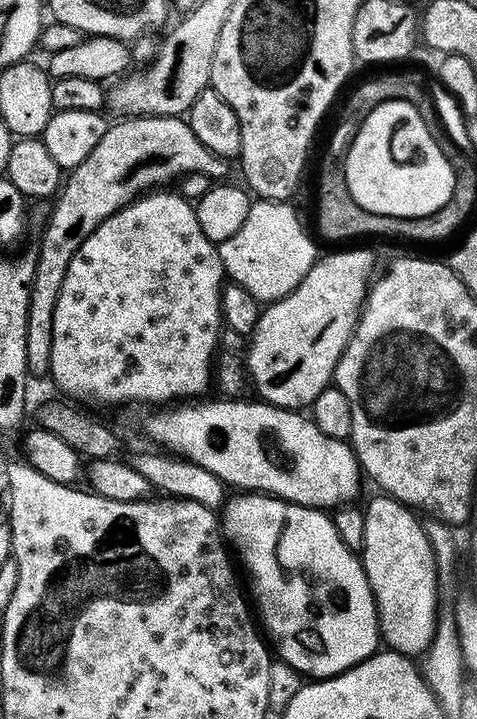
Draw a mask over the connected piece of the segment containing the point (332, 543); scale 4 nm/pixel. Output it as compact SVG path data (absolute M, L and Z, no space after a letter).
M267 494L233 496L236 497L233 500L231 497L222 508L222 531L238 560L240 555L252 579L250 596L258 616L260 611L263 631L274 645L275 655L305 677L327 678L361 664L376 653L382 644L376 599L370 590L361 557L340 541L338 530L334 530L332 525L331 515L319 508L289 504L286 500Z

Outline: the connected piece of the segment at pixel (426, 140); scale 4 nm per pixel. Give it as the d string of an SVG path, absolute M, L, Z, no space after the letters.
M405 100L382 102L365 118L358 134L352 139L352 145L348 147L348 155L344 157L344 173L350 194L354 202L362 206L362 210L411 220L434 214L434 210L446 206L456 181L456 175L446 154L442 154L426 122L422 122L422 114L418 114L416 107Z

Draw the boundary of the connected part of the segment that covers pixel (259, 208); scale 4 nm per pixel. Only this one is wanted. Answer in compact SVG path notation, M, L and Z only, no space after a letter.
M253 199L250 214L246 214L246 222L242 222L238 234L230 234L230 238L226 238L218 246L225 277L248 291L259 302L281 300L283 296L293 292L317 262L316 244L308 237L299 214L291 208L292 206L291 203L278 200Z

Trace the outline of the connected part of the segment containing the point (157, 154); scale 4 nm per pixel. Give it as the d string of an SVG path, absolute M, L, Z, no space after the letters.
M133 116L120 118L116 124L111 123L101 141L94 146L93 153L80 162L76 168L71 169L61 190L55 199L55 206L46 224L46 228L40 240L40 250L35 255L35 274L32 276L32 285L29 288L27 330L26 330L26 358L28 375L33 379L48 376L51 371L53 348L53 312L57 305L58 294L61 293L63 279L66 278L66 270L70 260L77 250L101 225L101 222L112 213L116 213L135 200L138 196L145 195L153 190L163 189L173 180L179 181L181 177L190 174L206 174L213 181L220 182L230 168L229 161L223 160L218 154L206 150L202 141L190 130L187 119L178 116Z

